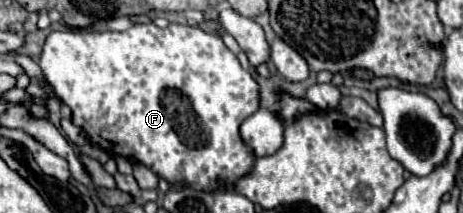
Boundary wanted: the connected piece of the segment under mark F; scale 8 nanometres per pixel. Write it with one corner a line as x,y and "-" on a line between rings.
138,23
120,33
67,28
48,35
38,65
62,103
72,109
74,123
82,127
90,143
112,155
142,161
168,183
186,181
192,189
226,189
254,165
254,153
242,143
238,127
258,109
258,83
240,67
220,35
176,23
166,29

